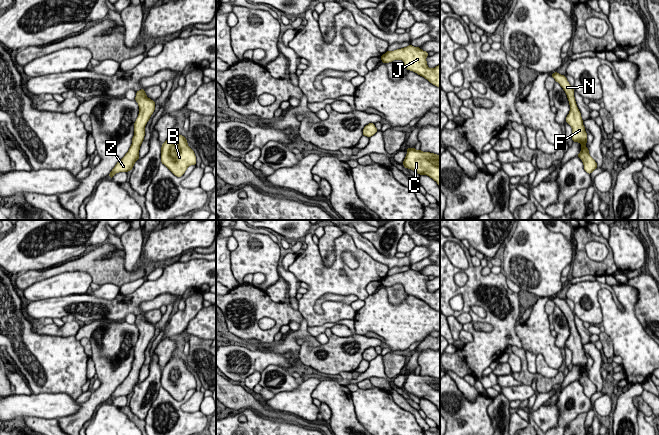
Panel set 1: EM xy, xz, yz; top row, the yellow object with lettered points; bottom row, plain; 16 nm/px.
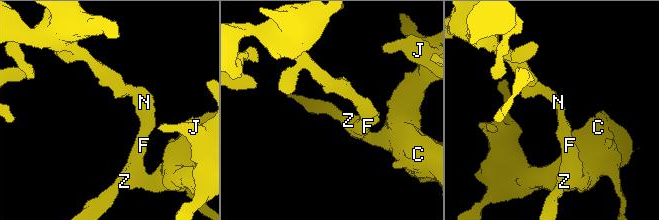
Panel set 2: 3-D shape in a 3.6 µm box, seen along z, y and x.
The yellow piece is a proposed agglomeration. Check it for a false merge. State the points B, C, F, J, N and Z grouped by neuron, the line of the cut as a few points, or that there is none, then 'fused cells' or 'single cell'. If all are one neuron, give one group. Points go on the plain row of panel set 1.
groups B C F J N Z; cut none; single cell

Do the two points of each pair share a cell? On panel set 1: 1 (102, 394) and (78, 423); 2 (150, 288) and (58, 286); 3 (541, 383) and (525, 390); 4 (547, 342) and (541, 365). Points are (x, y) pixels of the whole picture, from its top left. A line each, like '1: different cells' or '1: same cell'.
1: same cell
2: different cells
3: different cells
4: different cells

